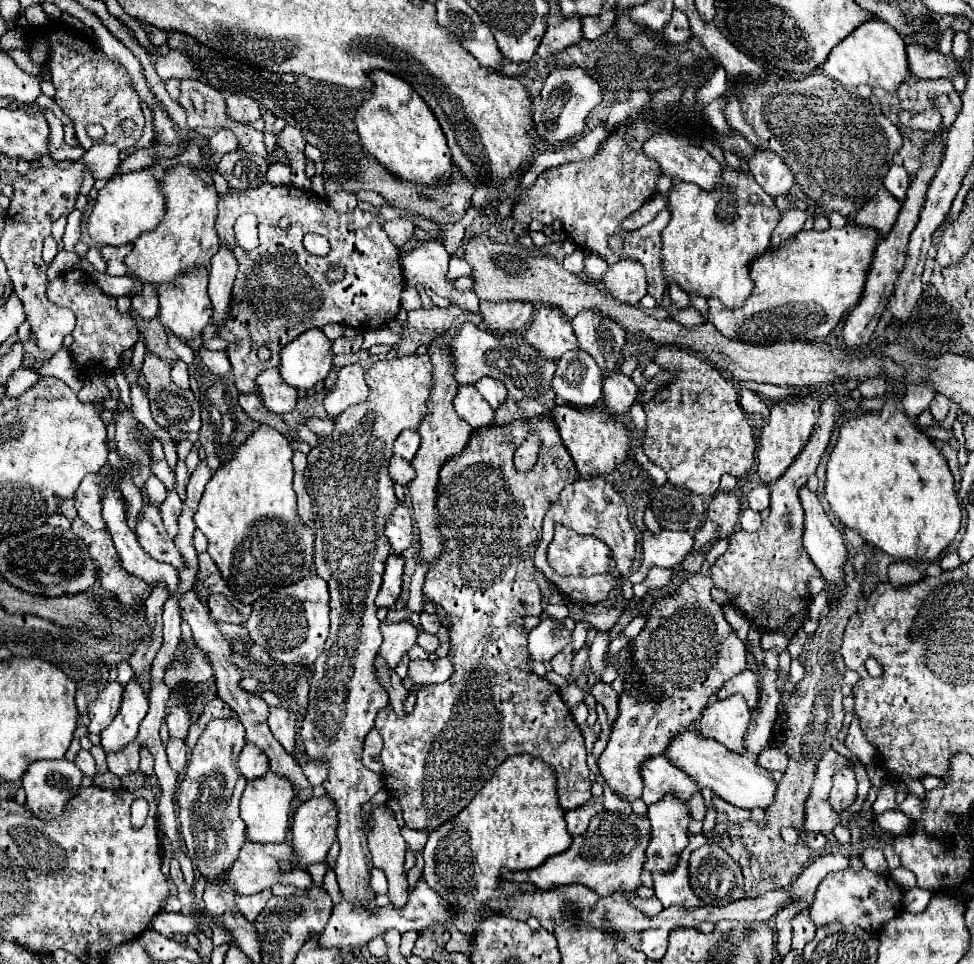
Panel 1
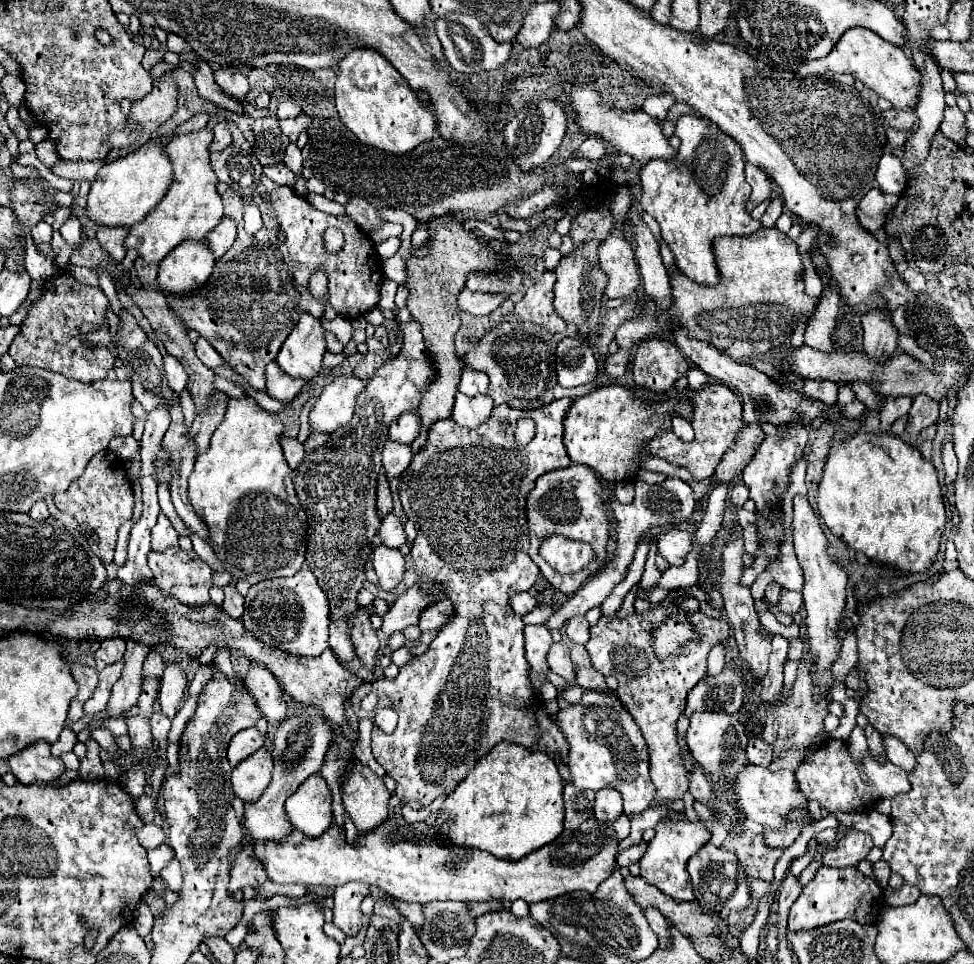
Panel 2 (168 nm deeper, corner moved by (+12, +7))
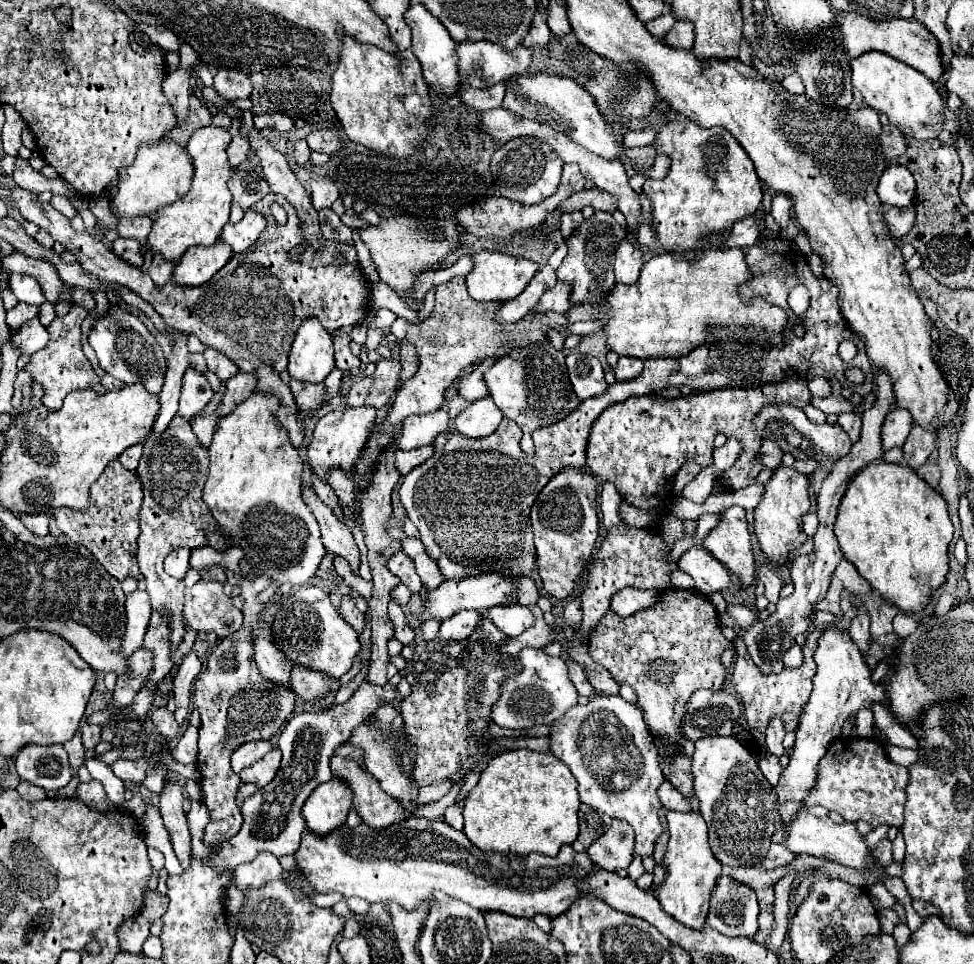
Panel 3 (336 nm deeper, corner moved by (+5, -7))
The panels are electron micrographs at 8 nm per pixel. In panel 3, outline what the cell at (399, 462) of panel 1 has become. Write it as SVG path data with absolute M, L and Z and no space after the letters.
M422 446L422 448L414 448L414 450L396 450L396 468L400 470L402 476L406 476L410 470L414 470L416 466L420 466L422 462L426 462L430 456L434 454L434 446Z

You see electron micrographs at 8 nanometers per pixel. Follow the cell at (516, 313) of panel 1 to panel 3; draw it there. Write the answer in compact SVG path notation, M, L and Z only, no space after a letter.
M474 252L470 254L472 258L472 270L466 276L466 284L468 284L468 292L474 300L514 300L518 294L524 292L524 288L528 286L528 282L532 280L532 276L538 270L538 264L526 258L514 258L502 252Z

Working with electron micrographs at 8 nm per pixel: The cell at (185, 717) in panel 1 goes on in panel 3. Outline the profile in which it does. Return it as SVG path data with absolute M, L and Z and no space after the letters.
M190 650L184 660L182 660L182 666L176 674L176 680L174 680L174 700L176 700L176 720L182 724L188 714L190 714L190 696L192 696L192 686L194 686L194 680L196 676L200 674L202 670L202 664L196 656L194 650Z

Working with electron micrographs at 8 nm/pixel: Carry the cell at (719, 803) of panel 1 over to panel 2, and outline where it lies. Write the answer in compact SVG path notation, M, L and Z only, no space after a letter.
M695 768L689 776L689 792L693 794L693 798L705 806L711 808L711 800L713 800L713 792L711 792L711 784L707 784L703 772L699 768Z

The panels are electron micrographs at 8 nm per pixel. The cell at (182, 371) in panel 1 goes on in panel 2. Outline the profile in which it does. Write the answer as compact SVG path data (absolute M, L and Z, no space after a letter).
M163 356L163 364L165 364L165 374L167 374L167 380L169 380L169 386L179 394L185 384L187 384L187 374L183 370L183 366L179 364L179 360L175 356Z

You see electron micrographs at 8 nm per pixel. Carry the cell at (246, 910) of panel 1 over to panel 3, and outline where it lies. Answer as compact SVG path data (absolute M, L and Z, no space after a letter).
M258 854L252 862L238 866L238 870L234 870L234 878L240 890L244 888L262 888L266 882L282 878L282 866L278 862L278 858L274 858L274 854Z

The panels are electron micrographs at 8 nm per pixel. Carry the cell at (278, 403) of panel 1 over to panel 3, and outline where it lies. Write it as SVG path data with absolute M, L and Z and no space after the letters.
M286 370L280 376L292 388L292 394L296 398L298 410L302 410L302 412L316 410L316 408L320 408L326 402L326 386L324 384L310 384L310 382L304 384L304 382L298 382L298 380L290 378L290 374Z

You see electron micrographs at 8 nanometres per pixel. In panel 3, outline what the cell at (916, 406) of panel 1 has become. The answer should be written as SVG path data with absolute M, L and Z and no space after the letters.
M892 408L882 424L882 448L892 450L896 446L904 446L910 426L912 426L910 412L902 408Z

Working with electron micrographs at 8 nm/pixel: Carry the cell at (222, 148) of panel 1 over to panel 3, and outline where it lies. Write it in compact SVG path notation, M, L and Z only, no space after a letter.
M236 134L228 146L228 158L230 158L230 164L232 168L238 168L242 162L248 160L248 154L250 154L250 140L246 136L240 136Z

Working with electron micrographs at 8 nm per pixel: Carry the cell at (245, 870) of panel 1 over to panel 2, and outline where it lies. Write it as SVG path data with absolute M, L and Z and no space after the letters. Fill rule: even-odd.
M399 814L383 822L375 832L359 834L355 844L347 844L339 828L331 824L319 838L309 838L303 832L293 830L283 840L255 840L253 856L263 864L271 882L279 884L325 884L341 886L351 880L363 880L379 886L393 898L427 904L433 900L463 900L463 902L485 902L501 898L513 902L517 898L527 904L563 896L569 892L585 890L595 892L597 886L607 880L615 868L615 856L619 852L619 840L609 822L589 818L577 832L563 830L561 836L527 854L521 860L499 860L489 852L451 848L435 836L435 828L423 822L407 824ZM445 862L457 862L457 874L445 870Z

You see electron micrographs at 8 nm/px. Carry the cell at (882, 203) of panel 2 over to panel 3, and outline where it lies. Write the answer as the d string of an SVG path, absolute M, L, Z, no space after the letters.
M910 206L910 208L890 208L890 212L884 214L884 220L890 226L892 238L902 238L914 228L914 206Z

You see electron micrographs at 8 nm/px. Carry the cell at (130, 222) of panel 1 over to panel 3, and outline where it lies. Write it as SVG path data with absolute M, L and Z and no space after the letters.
M162 138L156 144L142 144L142 148L138 148L134 162L120 170L118 194L112 198L112 208L120 218L148 216L150 212L182 198L190 190L192 176L194 176L192 158L178 142Z

